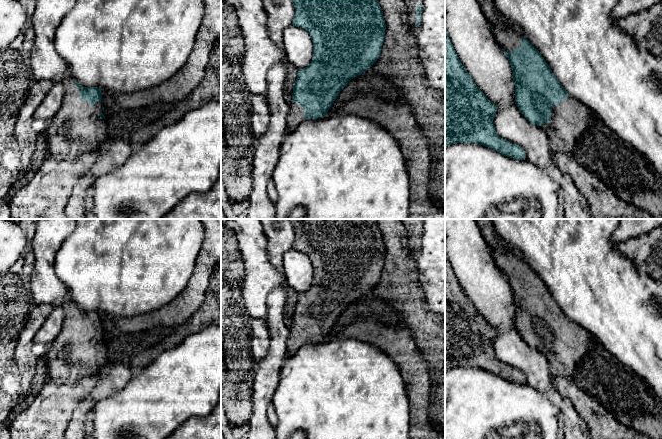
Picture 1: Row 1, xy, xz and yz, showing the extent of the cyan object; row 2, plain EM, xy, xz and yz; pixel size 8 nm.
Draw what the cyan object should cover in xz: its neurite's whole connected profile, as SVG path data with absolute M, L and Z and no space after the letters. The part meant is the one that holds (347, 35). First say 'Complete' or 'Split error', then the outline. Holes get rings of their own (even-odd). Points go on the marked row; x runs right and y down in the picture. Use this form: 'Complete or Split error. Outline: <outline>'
Split error. Outline: M292 0L295 15L292 25L304 28L313 42L313 58L310 65L299 69L294 82L292 100L287 115L287 131L296 129L306 119L320 119L328 112L338 94L348 82L361 75L381 55L386 24L378 0Z

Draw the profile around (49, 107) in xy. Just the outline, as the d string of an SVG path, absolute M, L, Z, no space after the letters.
M55 81L46 97L33 114L33 119L44 120L47 123L58 113L64 98L64 89L61 81Z

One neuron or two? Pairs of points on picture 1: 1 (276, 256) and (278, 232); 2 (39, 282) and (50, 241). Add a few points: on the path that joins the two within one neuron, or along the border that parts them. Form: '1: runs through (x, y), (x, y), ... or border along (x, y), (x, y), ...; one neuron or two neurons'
1: runs through (276, 250), (278, 238); one neuron
2: runs through (44, 272), (45, 251); one neuron

